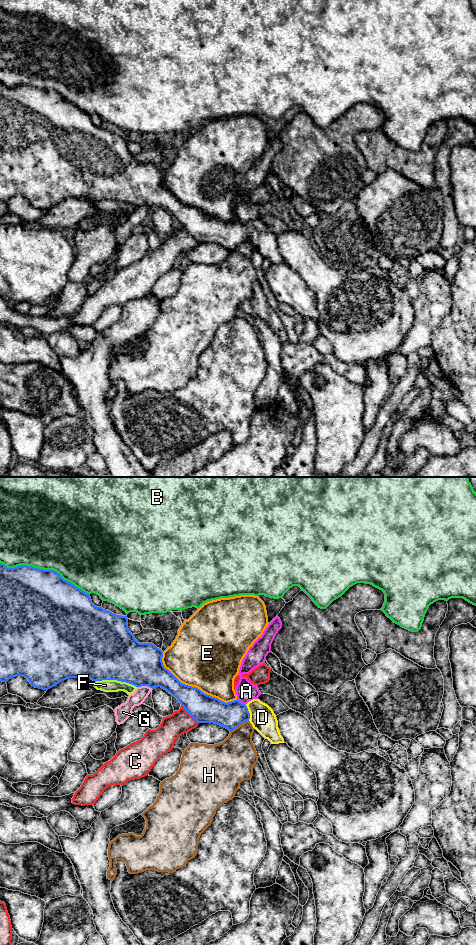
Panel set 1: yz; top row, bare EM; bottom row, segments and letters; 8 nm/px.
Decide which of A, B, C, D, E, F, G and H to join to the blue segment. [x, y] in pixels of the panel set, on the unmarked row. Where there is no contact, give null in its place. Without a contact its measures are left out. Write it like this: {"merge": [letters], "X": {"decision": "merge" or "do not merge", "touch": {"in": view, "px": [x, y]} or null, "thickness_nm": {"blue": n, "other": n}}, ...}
{"merge": ["D"], "A": {"decision": "do not merge", "touch": {"in": "yz", "px": [240, 222]}, "thickness_nm": {"blue": 220, "other": 160}}, "B": {"decision": "do not merge", "touch": {"in": "yz", "px": [45, 90]}, "thickness_nm": {"blue": 500, "other": 480}}, "C": {"decision": "do not merge", "touch": {"in": "yz", "px": [189, 233]}, "thickness_nm": {"blue": 220, "other": 190}}, "D": {"decision": "merge", "touch": {"in": "yz", "px": [249, 233]}, "thickness_nm": {"blue": 220, "other": 200}}, "E": {"decision": "do not merge", "touch": {"in": "yz", "px": [193, 207]}, "thickness_nm": {"blue": 220, "other": 480}}, "F": {"decision": "do not merge", "touch": {"in": "yz", "px": [116, 199]}, "thickness_nm": {"blue": 480, "other": 100}}, "G": {"decision": "do not merge", "touch": {"in": "yz", "px": [145, 205]}, "thickness_nm": {"blue": 360, "other": 110}}, "H": {"decision": "do not merge", "touch": {"in": "yz", "px": [239, 244]}, "thickness_nm": {"blue": 220, "other": 320}}}

